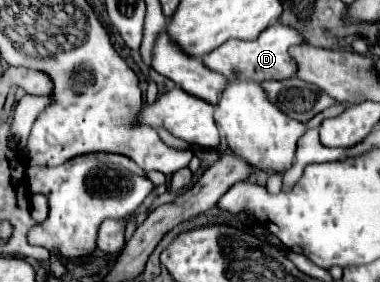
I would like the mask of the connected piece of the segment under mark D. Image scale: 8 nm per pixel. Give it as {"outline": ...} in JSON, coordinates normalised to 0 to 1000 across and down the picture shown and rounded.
{"outline":[[[737,78],[700,99],[674,142],[595,142],[568,177],[547,184],[532,220],[542,220],[542,241],[563,241],[563,255],[584,255],[589,270],[626,270],[653,277],[668,291],[695,284],[747,284],[779,262],[779,220],[763,206],[758,170],[774,156],[795,156],[800,135],[763,92],[747,92]]]}

